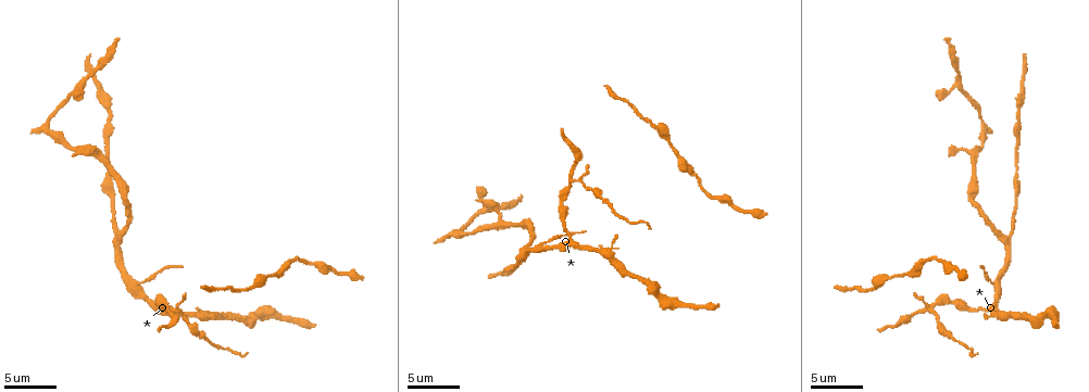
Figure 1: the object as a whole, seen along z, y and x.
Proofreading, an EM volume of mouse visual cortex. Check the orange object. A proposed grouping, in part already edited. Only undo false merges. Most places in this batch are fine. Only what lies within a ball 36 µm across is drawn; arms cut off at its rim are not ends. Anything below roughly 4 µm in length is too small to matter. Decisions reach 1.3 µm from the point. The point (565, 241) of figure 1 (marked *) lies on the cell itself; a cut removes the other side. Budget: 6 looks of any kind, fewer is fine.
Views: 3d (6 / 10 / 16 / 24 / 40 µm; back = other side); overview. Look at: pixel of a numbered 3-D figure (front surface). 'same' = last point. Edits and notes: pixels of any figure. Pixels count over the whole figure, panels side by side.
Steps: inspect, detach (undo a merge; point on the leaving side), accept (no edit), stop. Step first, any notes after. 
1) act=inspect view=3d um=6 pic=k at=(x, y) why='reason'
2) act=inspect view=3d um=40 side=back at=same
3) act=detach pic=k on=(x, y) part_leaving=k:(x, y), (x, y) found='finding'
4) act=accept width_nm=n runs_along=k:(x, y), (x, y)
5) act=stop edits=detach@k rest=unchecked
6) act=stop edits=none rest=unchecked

act=inspect view=3d um=16 pic=1 at=(992, 285)

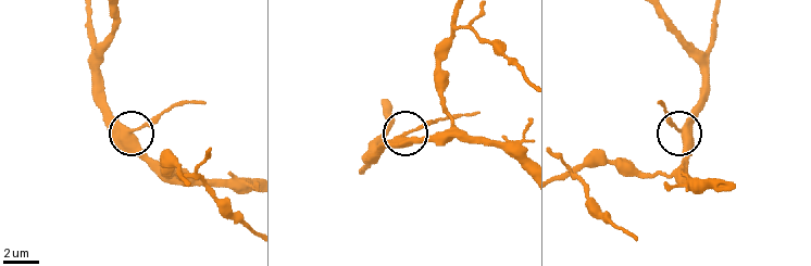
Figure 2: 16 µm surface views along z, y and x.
act=accept found='continuous, no second cell'

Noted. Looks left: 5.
act=inspect view=3d um=16 pic=1 at=(175, 311)

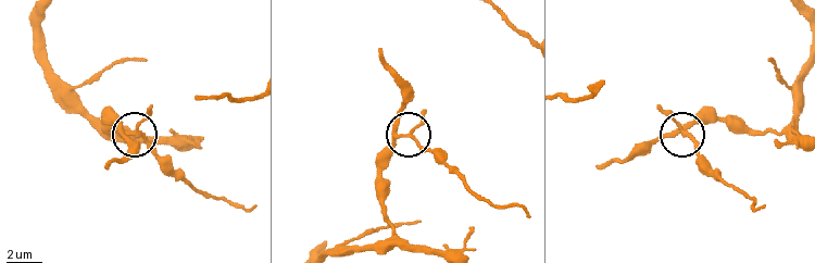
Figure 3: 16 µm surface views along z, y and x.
act=accept width_nm=250 found='one cell here'

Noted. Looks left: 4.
act=inspect view=3d um=6 pic=1 at=(122, 201) why='calibre changes'

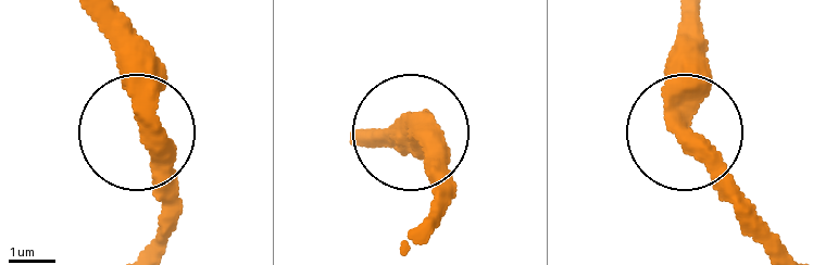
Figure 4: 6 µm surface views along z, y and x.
act=accept width_nm=500 runs_along=4:(775, 249), (685, 133), (682, 20) found='all the same cell'

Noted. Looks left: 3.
act=stop edits=none rest=unchecked

